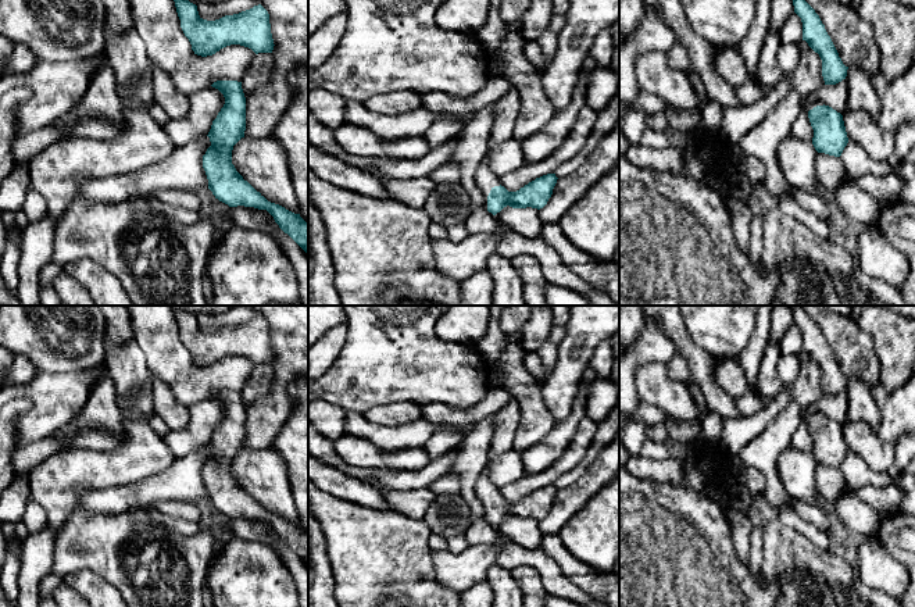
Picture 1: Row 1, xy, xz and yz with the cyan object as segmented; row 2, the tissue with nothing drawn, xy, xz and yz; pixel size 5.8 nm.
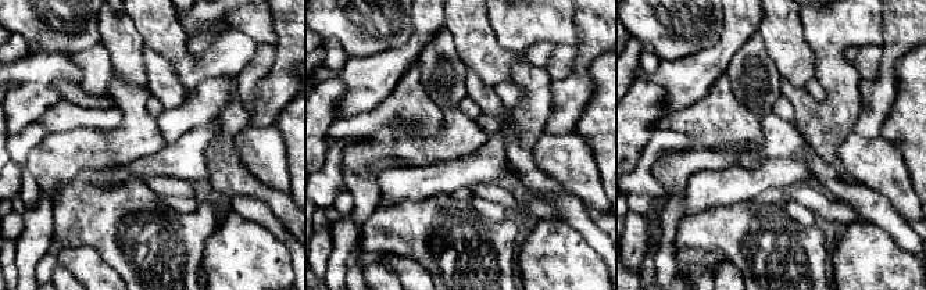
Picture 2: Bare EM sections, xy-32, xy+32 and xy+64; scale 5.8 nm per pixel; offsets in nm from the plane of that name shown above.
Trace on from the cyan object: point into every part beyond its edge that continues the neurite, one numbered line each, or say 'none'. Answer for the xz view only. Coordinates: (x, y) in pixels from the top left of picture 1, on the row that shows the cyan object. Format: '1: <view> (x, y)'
1: xz (486, 178)

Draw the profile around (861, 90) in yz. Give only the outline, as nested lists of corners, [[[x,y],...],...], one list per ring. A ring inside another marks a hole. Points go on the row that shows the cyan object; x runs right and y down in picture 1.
[[[848,67],[846,76],[848,96],[847,111],[861,110],[868,113],[873,119],[880,114],[880,97],[875,90],[872,76],[857,67]]]

